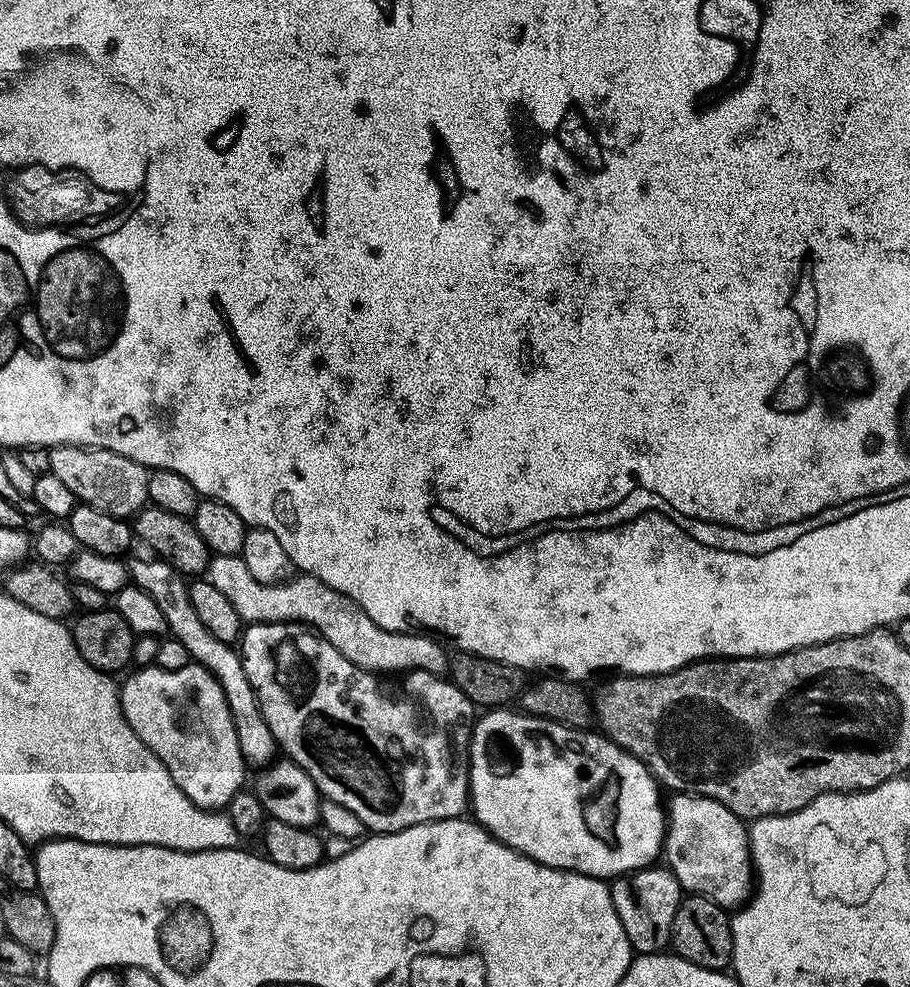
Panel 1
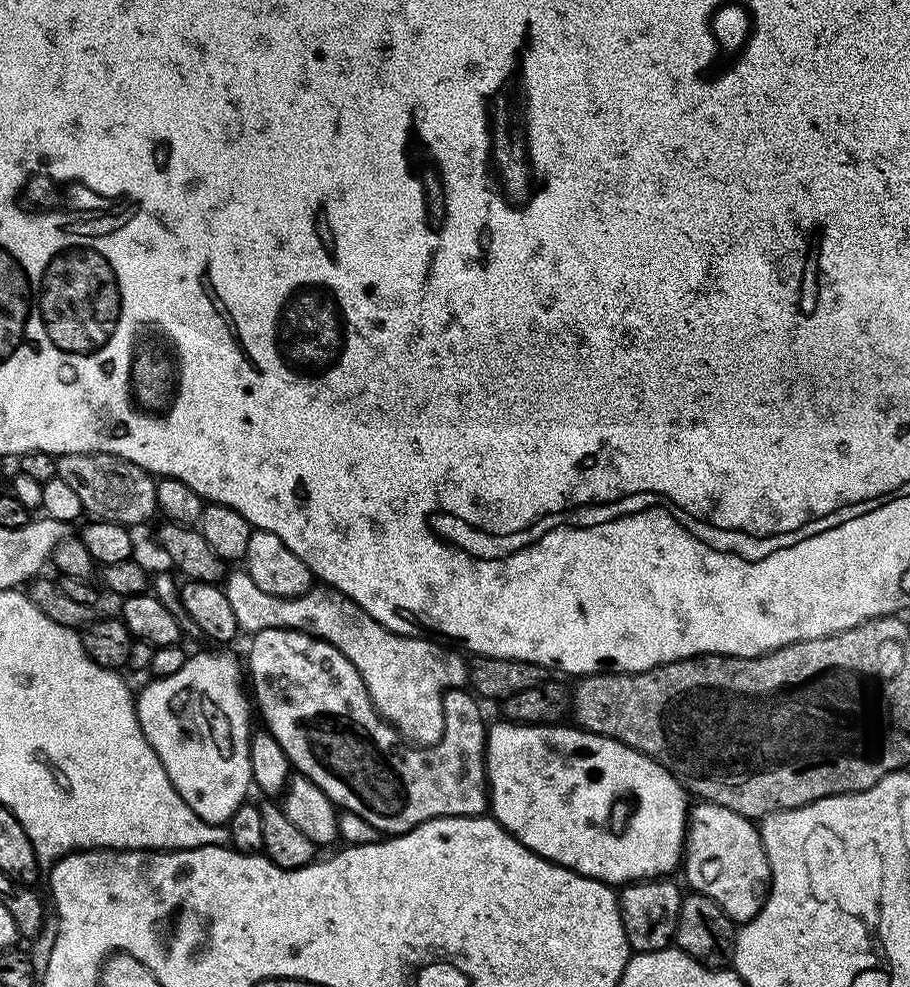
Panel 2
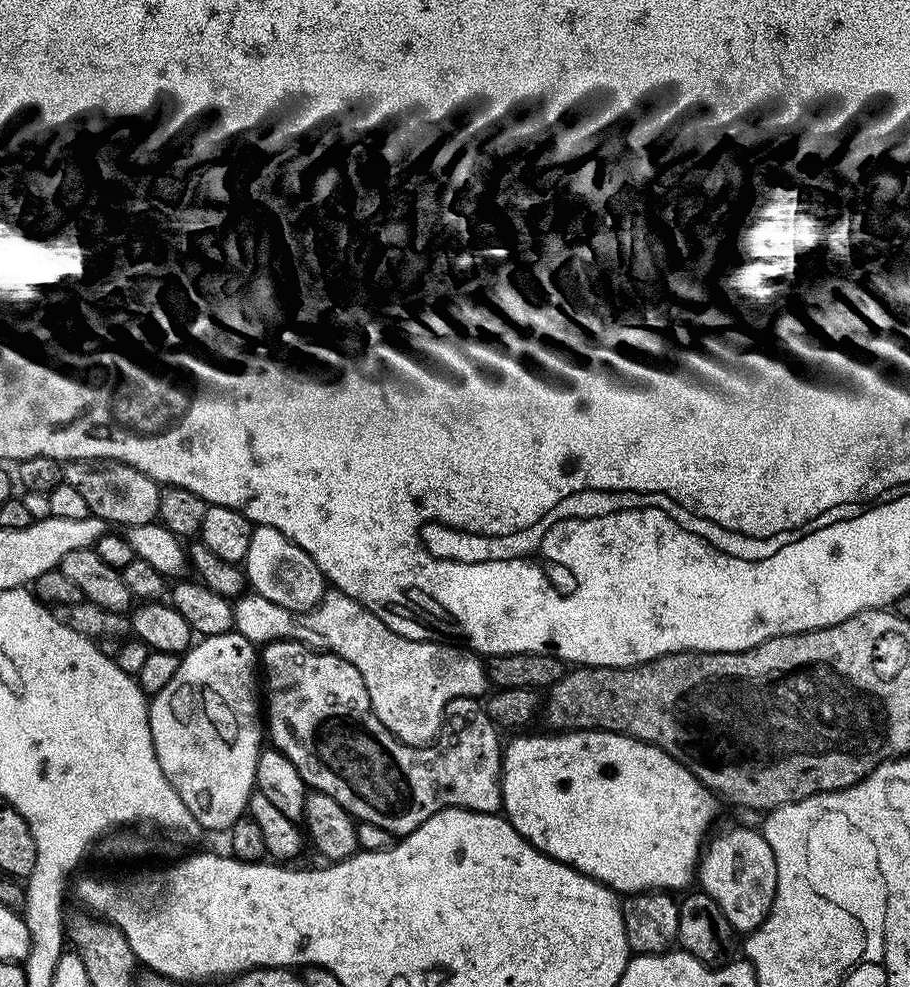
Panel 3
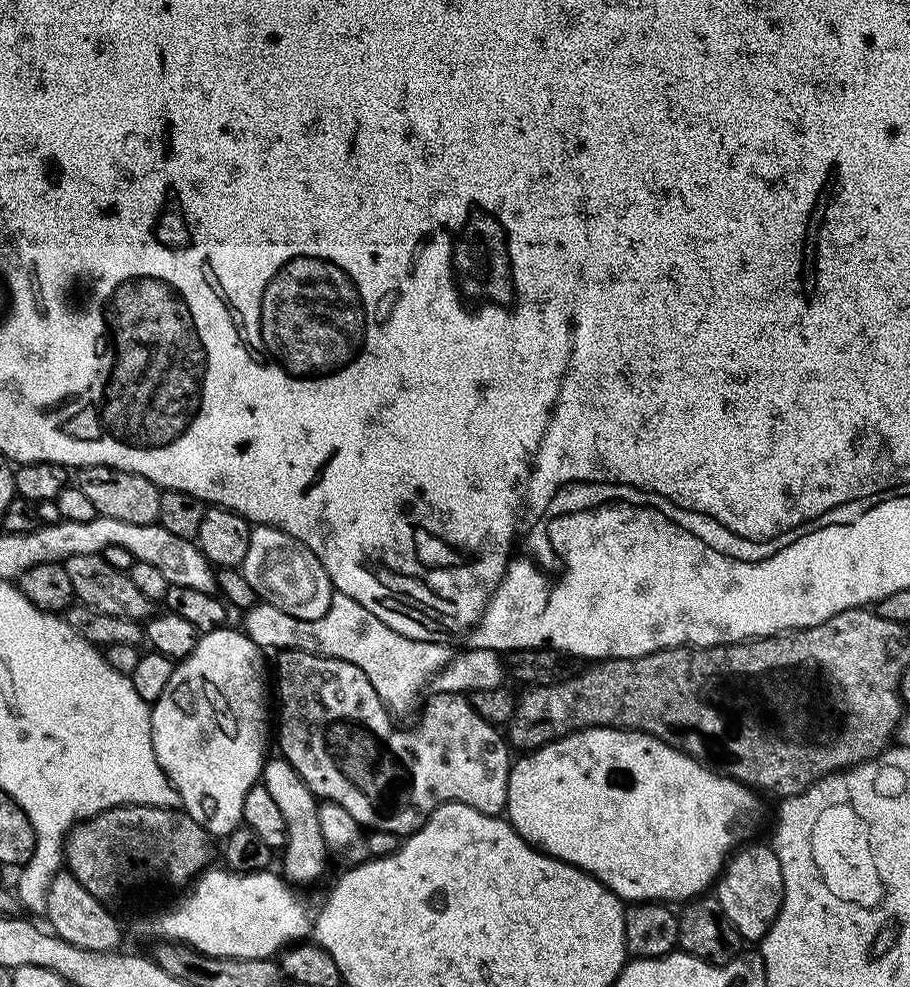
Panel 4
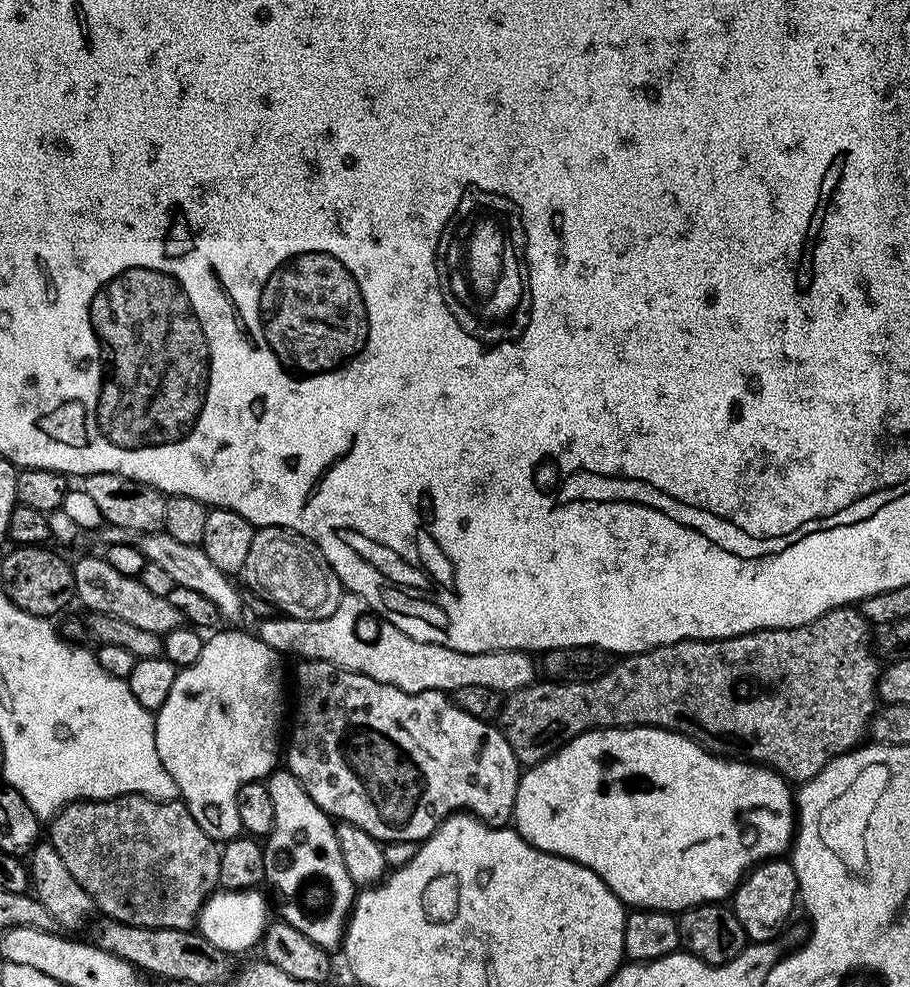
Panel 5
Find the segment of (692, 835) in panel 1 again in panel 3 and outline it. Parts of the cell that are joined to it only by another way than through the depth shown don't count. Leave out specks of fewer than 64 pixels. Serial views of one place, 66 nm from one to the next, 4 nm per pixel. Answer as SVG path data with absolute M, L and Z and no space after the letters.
M728 828L716 837L707 841L701 860L697 865L696 880L701 891L714 898L726 914L726 920L734 926L738 934L753 932L769 916L774 894L777 892L777 862L774 861L774 850L770 850L770 842L766 842L763 831L752 828Z

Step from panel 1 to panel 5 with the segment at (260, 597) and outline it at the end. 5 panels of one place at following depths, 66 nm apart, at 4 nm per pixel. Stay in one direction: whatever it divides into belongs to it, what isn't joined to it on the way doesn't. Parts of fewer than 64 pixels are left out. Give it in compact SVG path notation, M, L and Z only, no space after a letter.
M351 594L341 595L338 602L338 610L334 610L334 614L330 614L330 618L322 618L321 620L303 620L302 618L294 618L293 616L285 616L283 614L273 614L267 618L259 621L260 629L258 635L262 642L266 642L266 646L273 648L275 652L283 654L285 657L296 656L300 660L325 660L339 668L345 668L348 672L361 672L364 676L374 678L383 684L393 684L398 686L398 690L406 690L407 692L425 692L426 690L438 690L439 692L447 692L449 694L456 691L462 686L490 686L490 690L501 694L509 692L516 692L519 688L525 688L527 684L533 683L538 676L538 668L534 663L532 665L533 657L527 652L479 652L478 654L470 654L469 652L459 652L458 650L450 650L446 646L438 646L430 642L418 642L414 638L410 638L410 634L402 634L402 630L398 630L398 626L394 626L390 621L382 619L381 616L376 615L372 611L372 607L367 604L362 598L353 596Z

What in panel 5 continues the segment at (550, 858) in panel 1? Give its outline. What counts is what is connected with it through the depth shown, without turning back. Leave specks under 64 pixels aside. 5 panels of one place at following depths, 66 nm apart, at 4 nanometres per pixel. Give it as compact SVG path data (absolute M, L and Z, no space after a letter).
M597 728L563 744L554 755L547 756L541 764L531 765L521 775L512 815L516 831L527 844L594 870L594 874L598 874L598 878L602 878L625 905L679 914L685 908L727 901L753 868L763 861L783 857L791 849L796 831L796 814L794 792L788 788L791 788L789 781L771 768L739 758L717 756L681 732L671 732L668 728Z

